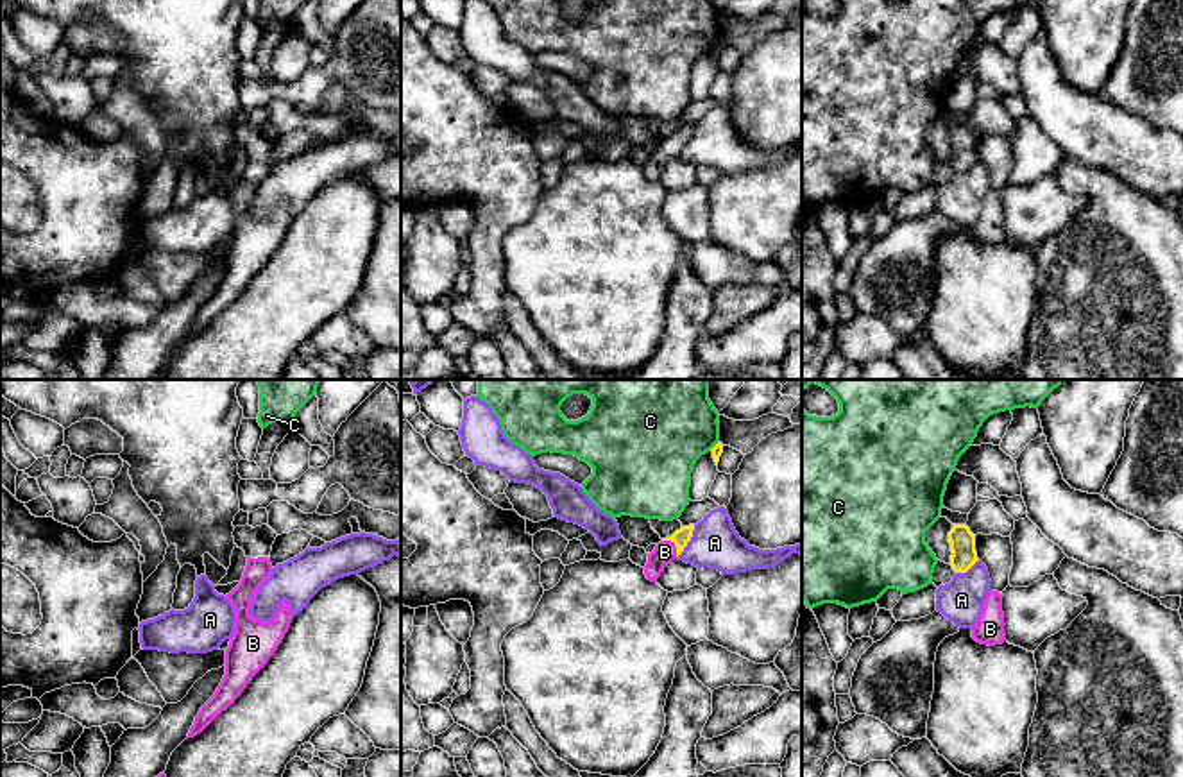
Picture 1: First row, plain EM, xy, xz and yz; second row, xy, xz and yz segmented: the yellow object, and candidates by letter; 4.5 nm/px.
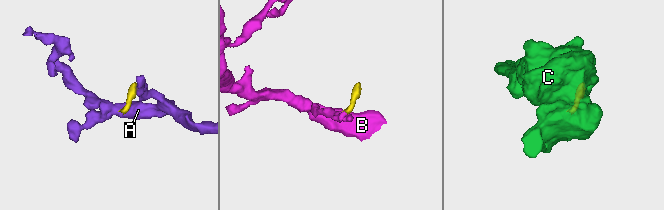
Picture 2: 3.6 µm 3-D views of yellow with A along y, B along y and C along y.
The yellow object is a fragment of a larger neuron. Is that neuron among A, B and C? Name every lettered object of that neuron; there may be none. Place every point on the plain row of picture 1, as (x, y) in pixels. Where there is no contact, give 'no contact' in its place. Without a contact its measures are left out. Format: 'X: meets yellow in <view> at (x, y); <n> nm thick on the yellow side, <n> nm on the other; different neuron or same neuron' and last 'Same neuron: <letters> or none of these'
A: meets yellow in xz at (689, 138); 80 nm thick on the yellow side, 220 nm on the other; different neuron
B: meets yellow in xz at (675, 144); 80 nm thick on the yellow side, 100 nm on the other; same neuron
C: meets yellow in xz at (714, 45); 50 nm thick on the yellow side, 380 nm on the other; different neuron
Same neuron: B

